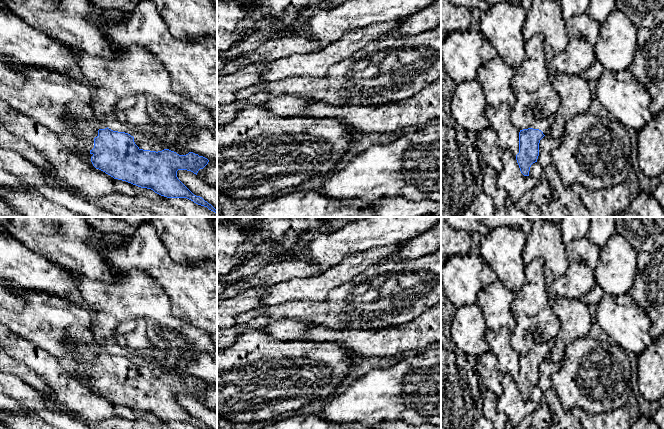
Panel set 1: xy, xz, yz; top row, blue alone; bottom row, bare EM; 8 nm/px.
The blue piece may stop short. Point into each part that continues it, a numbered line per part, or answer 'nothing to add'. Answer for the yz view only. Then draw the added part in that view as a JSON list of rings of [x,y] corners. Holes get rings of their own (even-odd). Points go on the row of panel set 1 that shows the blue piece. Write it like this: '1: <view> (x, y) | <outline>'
1: yz (544, 125) | [[[549,116],[547,118],[542,119],[538,123],[536,123],[532,128],[539,129],[543,132],[544,135],[548,134],[551,125],[553,123],[554,116]]]

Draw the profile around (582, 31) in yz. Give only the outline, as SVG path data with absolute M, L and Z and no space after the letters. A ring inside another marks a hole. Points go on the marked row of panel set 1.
M583 13L565 21L567 47L549 63L552 72L584 76L596 61L595 45L599 39L600 23Z

